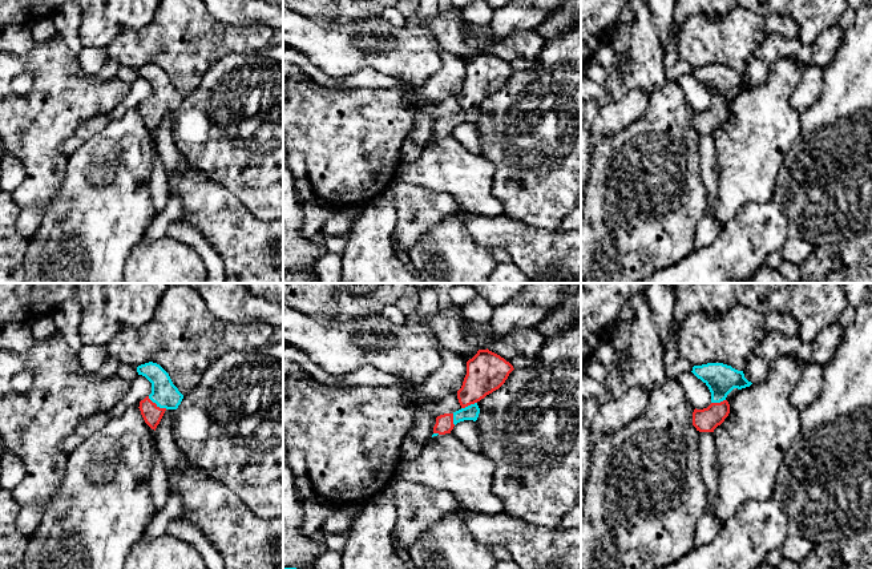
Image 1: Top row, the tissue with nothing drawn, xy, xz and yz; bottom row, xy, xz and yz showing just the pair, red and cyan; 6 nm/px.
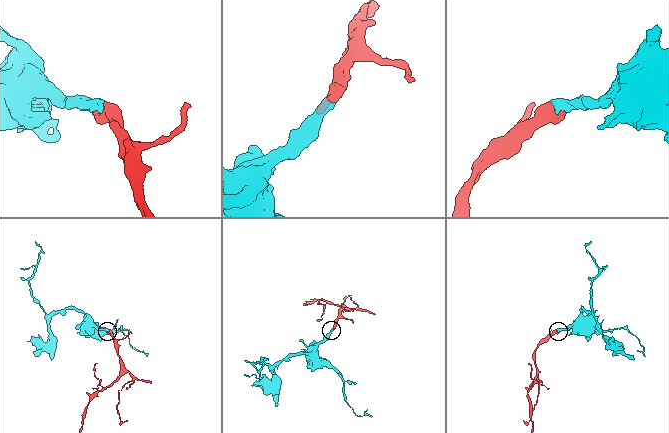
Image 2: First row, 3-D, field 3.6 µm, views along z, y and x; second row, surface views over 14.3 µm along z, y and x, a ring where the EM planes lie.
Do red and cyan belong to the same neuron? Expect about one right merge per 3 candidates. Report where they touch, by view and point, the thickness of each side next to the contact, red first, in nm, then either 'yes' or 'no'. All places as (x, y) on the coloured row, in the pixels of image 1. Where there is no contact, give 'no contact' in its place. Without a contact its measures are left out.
meets red in xy at (156, 404); 120 nm thick on the red side, 160 nm on the other; yes

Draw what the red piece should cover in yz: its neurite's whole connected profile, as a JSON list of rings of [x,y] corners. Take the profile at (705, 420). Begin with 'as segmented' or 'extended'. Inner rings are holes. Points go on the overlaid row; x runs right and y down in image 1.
extended; [[[707,363],[694,366],[691,371],[701,379],[711,392],[711,404],[703,409],[694,409],[693,425],[699,432],[714,432],[730,413],[727,395],[734,390],[750,387],[752,383],[744,378],[743,371],[738,371],[723,363]]]

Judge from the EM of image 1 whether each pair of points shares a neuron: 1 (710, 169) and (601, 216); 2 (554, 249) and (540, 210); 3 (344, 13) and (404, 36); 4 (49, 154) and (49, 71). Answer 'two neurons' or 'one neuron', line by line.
1: two neurons
2: two neurons
3: two neurons
4: one neuron

